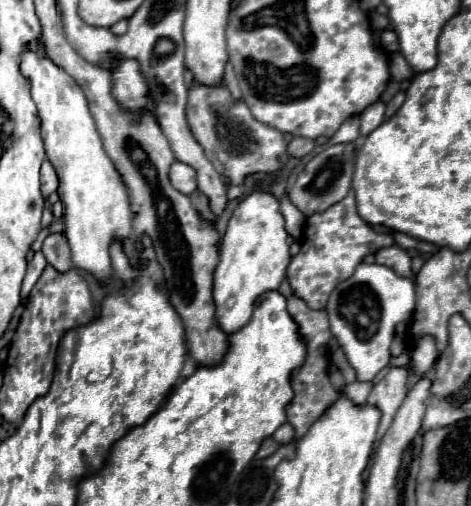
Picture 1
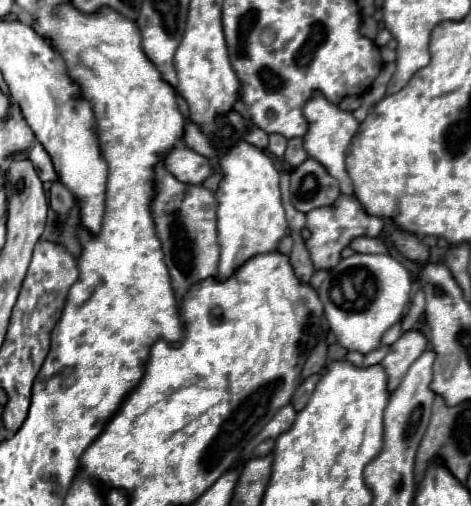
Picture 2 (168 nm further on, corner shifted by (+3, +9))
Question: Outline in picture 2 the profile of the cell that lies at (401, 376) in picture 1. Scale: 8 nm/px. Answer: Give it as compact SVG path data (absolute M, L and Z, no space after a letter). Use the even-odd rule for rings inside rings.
M408 330L404 332L388 350L386 358L382 360L382 366L388 372L388 388L394 390L404 374L408 372L410 364L426 350L426 334L422 330Z

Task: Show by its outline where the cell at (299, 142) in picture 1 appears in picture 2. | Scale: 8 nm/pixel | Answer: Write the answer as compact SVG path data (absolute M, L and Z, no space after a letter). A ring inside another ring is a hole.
M290 138L288 140L288 148L286 148L286 154L284 154L284 160L290 162L292 168L300 166L300 162L304 162L308 158L308 154L304 152L302 148L302 140L300 138Z

